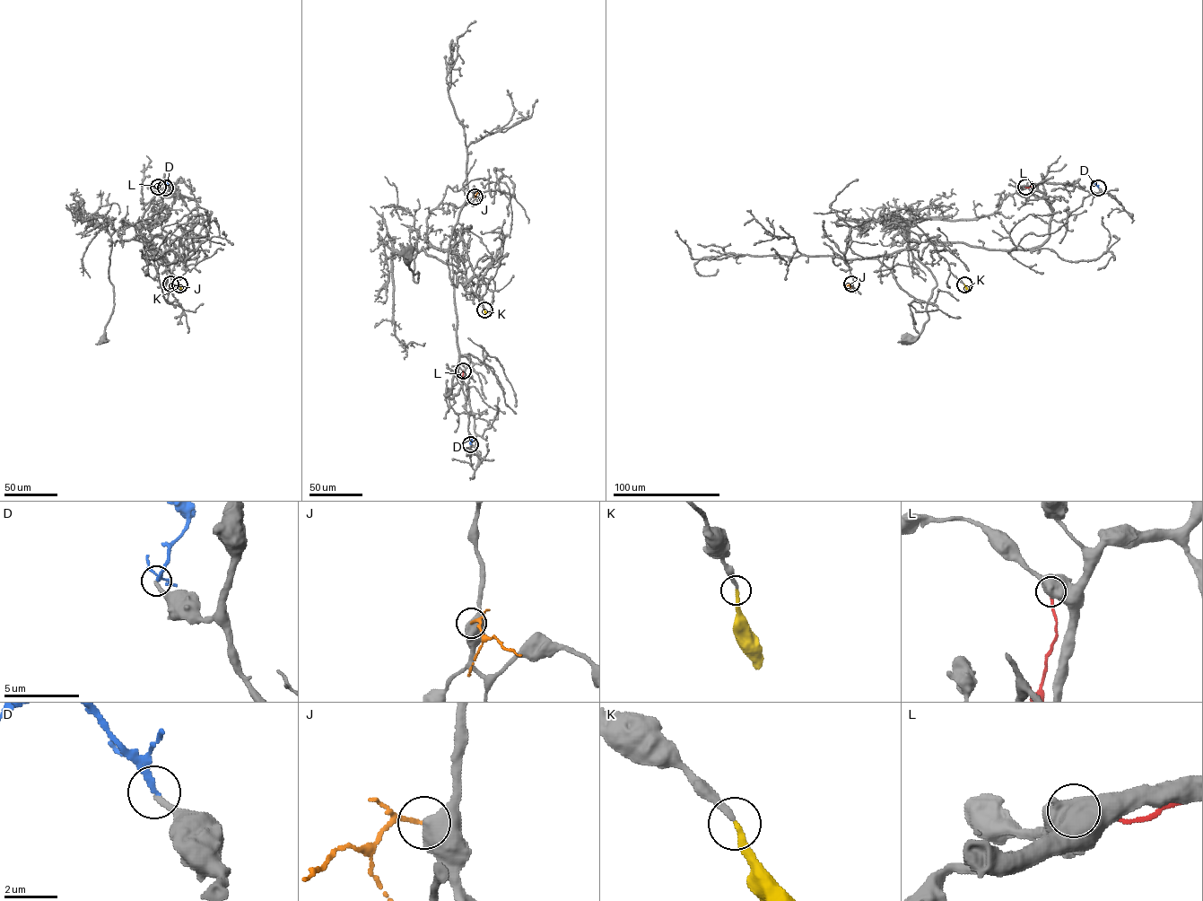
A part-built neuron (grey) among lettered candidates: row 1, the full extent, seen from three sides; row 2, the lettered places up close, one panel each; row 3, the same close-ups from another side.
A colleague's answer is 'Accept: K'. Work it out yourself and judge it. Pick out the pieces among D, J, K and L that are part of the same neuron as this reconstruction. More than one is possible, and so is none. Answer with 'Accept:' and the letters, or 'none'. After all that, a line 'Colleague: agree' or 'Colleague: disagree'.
Accept: K
Colleague: agree

